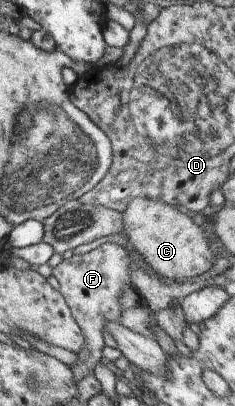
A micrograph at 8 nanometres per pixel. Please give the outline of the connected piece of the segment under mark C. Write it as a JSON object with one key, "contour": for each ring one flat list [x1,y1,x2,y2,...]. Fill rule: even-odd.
{"contour":[[132,198,121,213,122,230,134,250,160,276,181,281,208,270,215,255,207,245,203,228,197,226,188,212,181,212,161,201]]}

